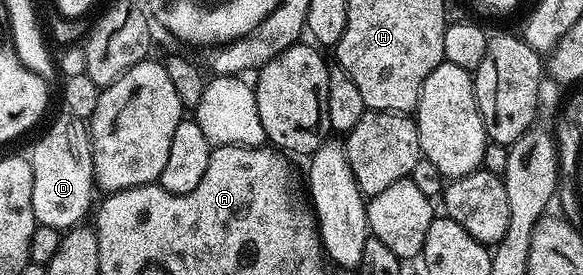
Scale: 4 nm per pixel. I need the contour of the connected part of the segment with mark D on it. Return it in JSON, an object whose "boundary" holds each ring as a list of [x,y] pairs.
{"boundary":[[[63,113],[46,130],[46,135],[28,151],[32,164],[32,212],[40,226],[51,226],[65,232],[77,226],[90,210],[96,191],[94,176],[94,146],[90,142],[90,127],[85,121]]]}

